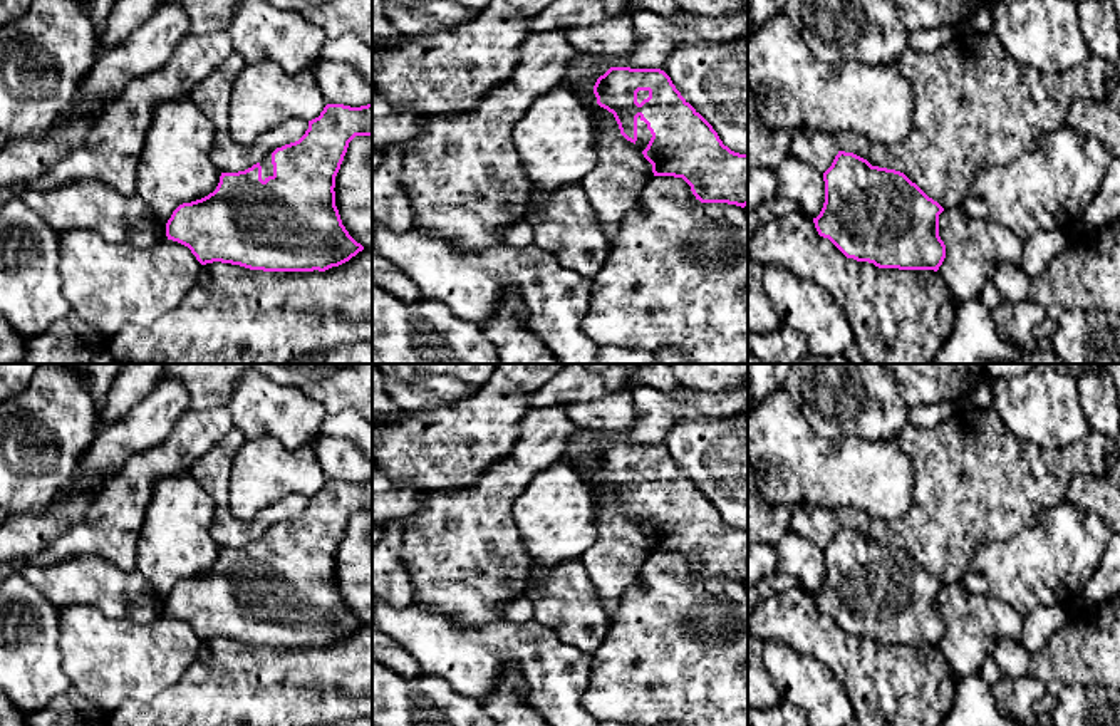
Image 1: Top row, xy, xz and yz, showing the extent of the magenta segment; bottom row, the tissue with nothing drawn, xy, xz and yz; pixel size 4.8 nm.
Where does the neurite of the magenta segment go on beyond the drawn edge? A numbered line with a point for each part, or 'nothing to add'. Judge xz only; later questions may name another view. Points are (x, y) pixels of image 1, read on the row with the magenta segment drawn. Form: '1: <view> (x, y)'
1: xz (644, 134)

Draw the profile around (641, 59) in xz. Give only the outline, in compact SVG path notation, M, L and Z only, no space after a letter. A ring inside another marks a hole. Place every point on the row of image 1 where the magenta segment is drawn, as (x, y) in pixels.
M748 3L723 17L703 17L681 12L662 17L654 12L632 13L639 42L627 57L577 54L565 69L563 84L587 107L595 129L599 163L583 176L580 188L612 245L624 216L654 176L642 149L627 141L612 112L597 104L594 86L610 67L659 69L667 55L686 44L718 44L744 39L748 34Z

